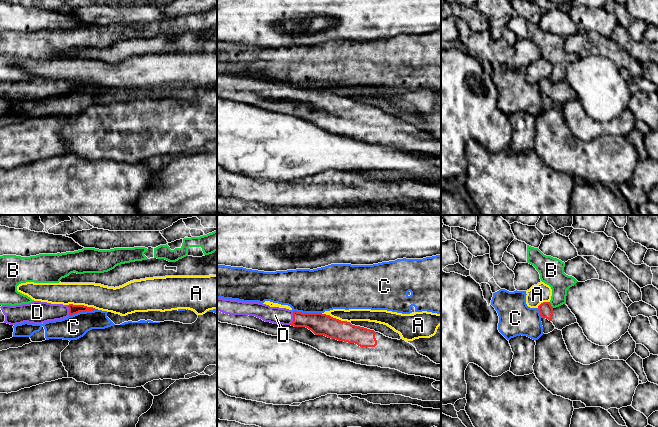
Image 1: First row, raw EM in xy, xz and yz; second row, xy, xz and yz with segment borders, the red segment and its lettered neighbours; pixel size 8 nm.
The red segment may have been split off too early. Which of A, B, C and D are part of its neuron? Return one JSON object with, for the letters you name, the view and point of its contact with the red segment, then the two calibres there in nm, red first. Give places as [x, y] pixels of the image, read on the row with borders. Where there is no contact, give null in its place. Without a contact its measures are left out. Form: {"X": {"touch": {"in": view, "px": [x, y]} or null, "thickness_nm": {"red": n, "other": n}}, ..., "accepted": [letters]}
{"D": {"touch": {"in": "xz", "px": [293, 318]}, "thickness_nm": {"red": 180, "other": 140}}, "accepted": ["D"]}

